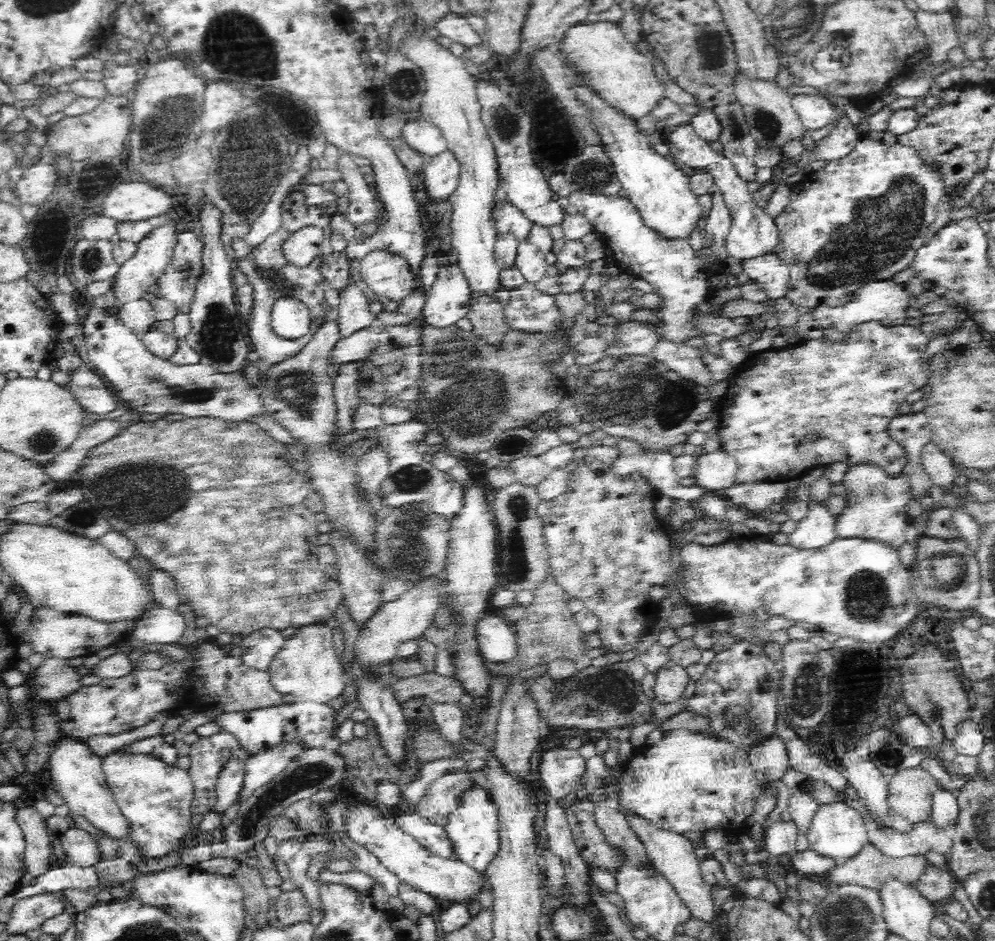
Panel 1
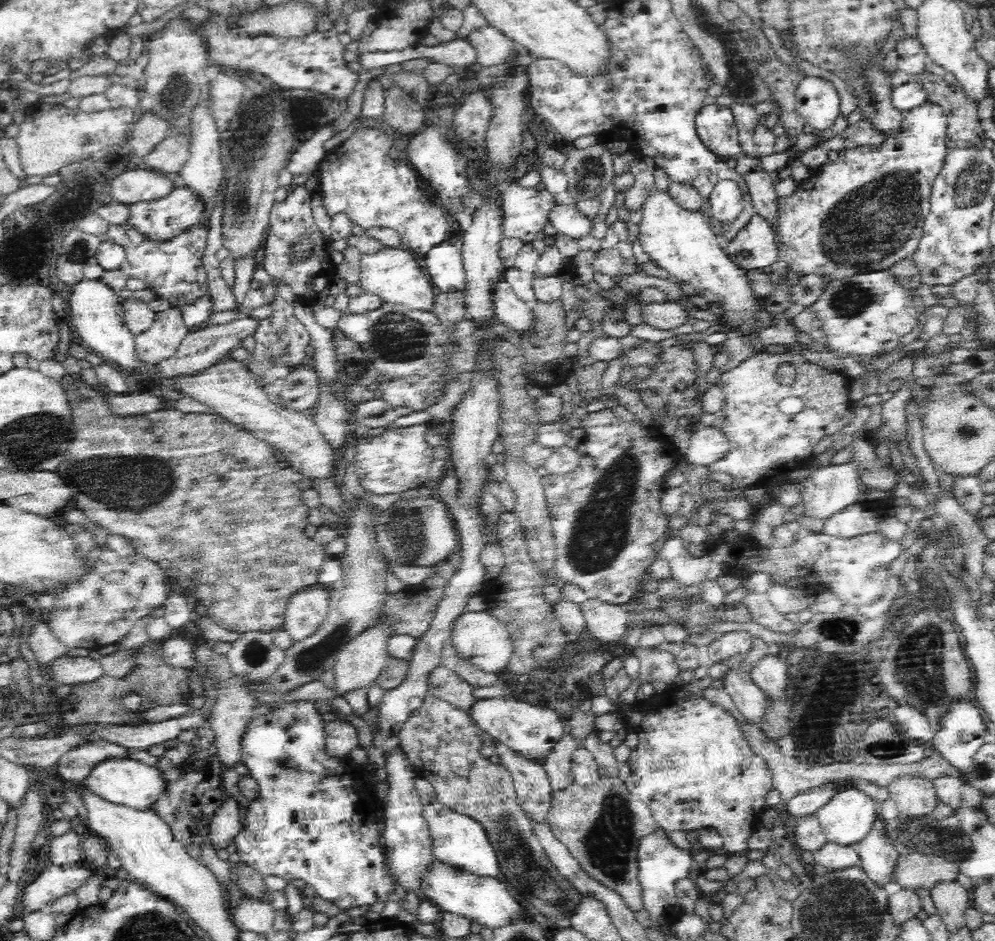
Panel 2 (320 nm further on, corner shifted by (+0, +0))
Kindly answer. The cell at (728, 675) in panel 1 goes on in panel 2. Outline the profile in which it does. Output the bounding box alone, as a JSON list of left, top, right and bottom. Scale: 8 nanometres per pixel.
[708,631,753,663]

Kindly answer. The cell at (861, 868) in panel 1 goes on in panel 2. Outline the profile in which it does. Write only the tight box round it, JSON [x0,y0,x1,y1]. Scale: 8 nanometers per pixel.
[891,853,959,890]

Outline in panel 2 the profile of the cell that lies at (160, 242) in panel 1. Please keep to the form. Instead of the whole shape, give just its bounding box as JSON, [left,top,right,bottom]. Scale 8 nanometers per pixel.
[128,187,204,242]

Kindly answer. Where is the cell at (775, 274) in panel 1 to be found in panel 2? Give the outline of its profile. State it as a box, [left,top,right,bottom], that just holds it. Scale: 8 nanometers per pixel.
[724,214,779,271]

